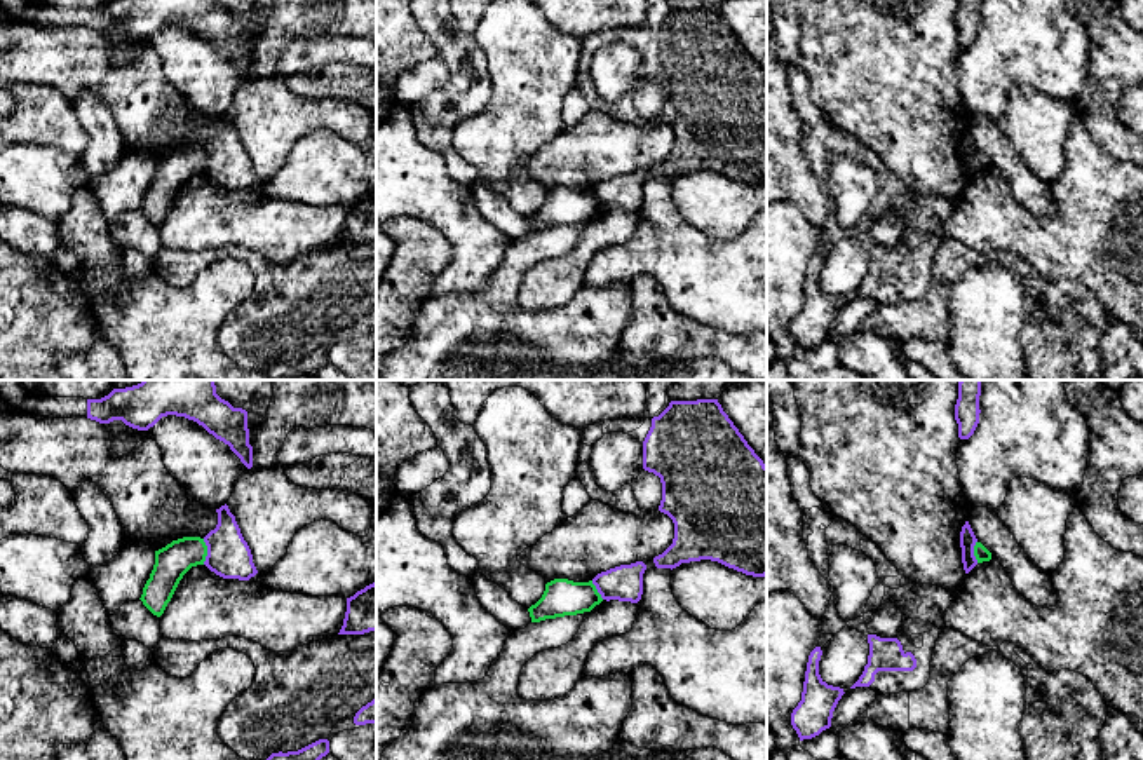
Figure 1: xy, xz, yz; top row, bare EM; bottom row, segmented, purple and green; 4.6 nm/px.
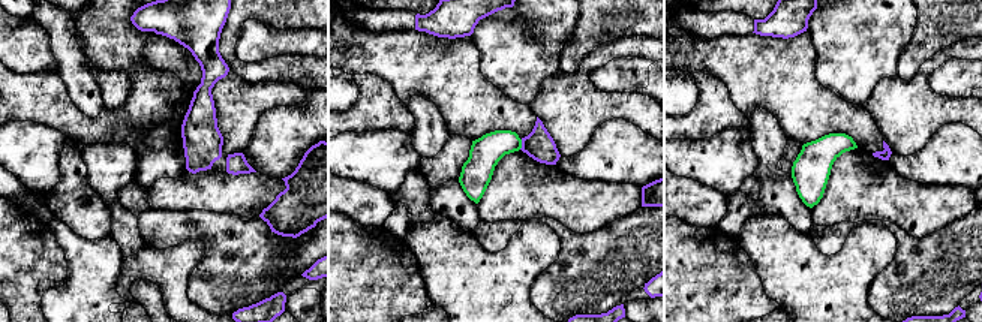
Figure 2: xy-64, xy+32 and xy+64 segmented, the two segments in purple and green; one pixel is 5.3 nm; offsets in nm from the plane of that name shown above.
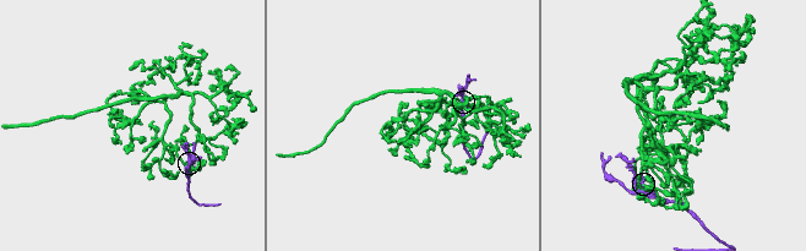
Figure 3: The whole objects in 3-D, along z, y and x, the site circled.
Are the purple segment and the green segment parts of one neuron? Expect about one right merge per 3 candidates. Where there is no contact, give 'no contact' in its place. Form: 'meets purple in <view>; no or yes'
meets purple in xy; no

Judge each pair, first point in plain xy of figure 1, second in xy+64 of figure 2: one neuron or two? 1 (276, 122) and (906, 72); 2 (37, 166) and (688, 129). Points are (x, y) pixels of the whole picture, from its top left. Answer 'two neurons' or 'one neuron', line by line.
1: two neurons
2: two neurons

